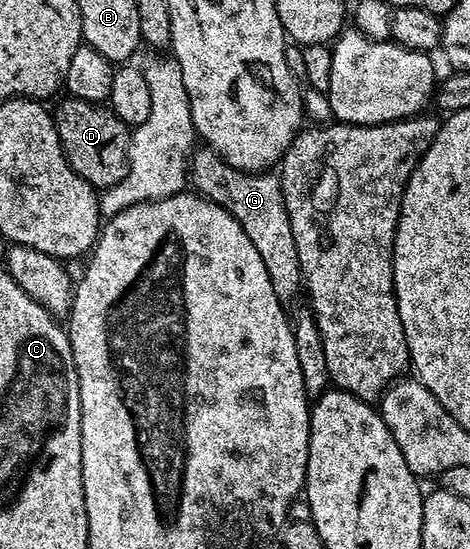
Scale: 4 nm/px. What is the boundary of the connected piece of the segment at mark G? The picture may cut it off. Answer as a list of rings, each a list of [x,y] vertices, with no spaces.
[[[198,149],[193,152],[188,163],[188,179],[197,194],[207,196],[218,203],[248,233],[252,245],[256,245],[256,253],[260,253],[260,261],[264,261],[264,269],[268,269],[268,277],[272,281],[272,289],[283,305],[297,297],[303,290],[302,266],[300,253],[296,253],[296,237],[292,237],[292,225],[288,221],[288,209],[282,196],[282,180],[274,173],[251,173],[237,171],[232,165],[225,163],[215,151]]]

